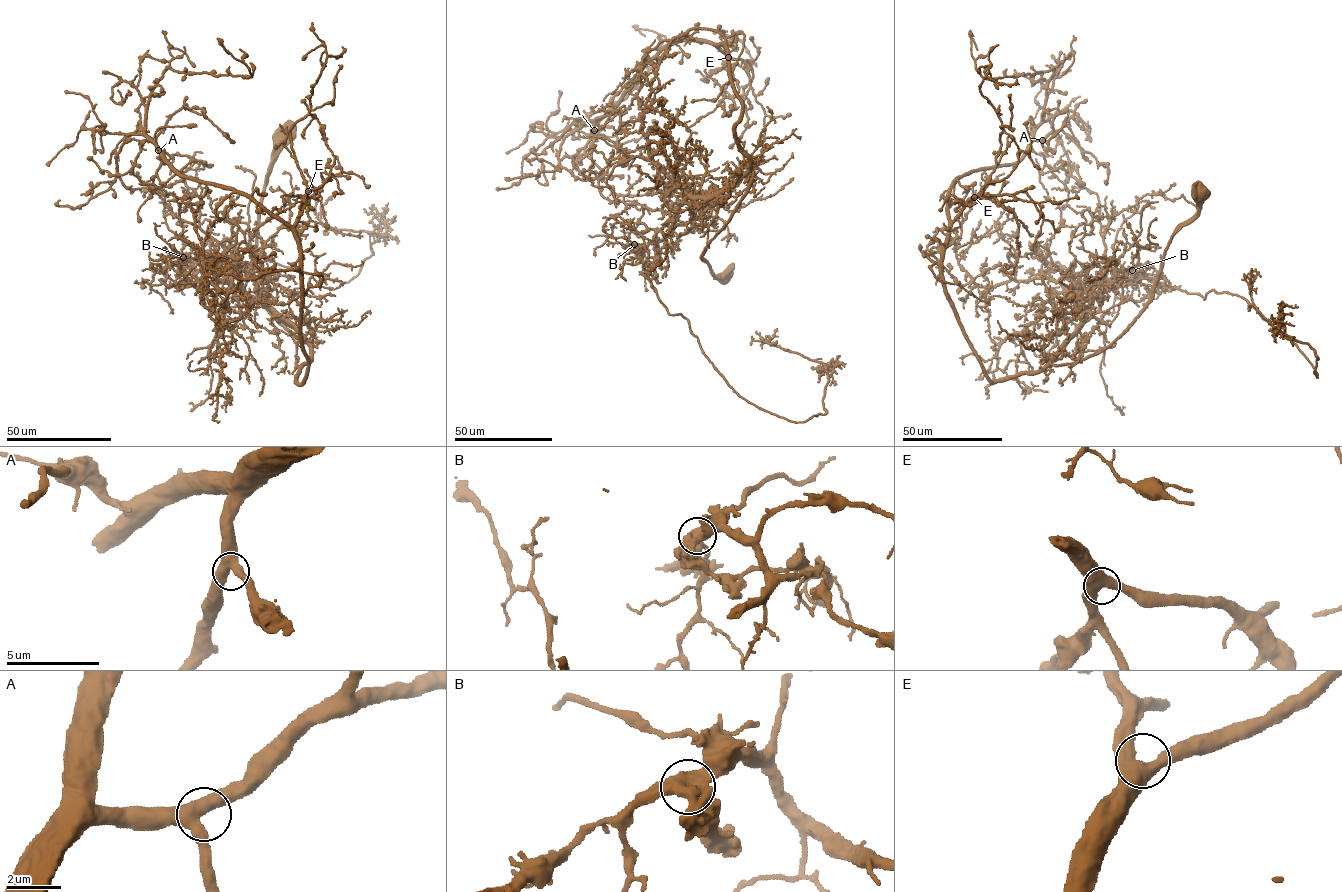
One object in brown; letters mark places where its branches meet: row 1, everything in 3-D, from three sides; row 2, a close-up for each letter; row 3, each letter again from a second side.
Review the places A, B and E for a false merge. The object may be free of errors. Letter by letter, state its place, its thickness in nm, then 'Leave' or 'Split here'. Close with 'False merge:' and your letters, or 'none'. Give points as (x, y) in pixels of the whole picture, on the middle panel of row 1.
A: Place: (594, 130). Thickness 480 nm. Leave
B: Place: (634, 244). Thickness 480 nm. Split here
E: Place: (728, 57). Thickness 500 nm. Leave
False merge: B

